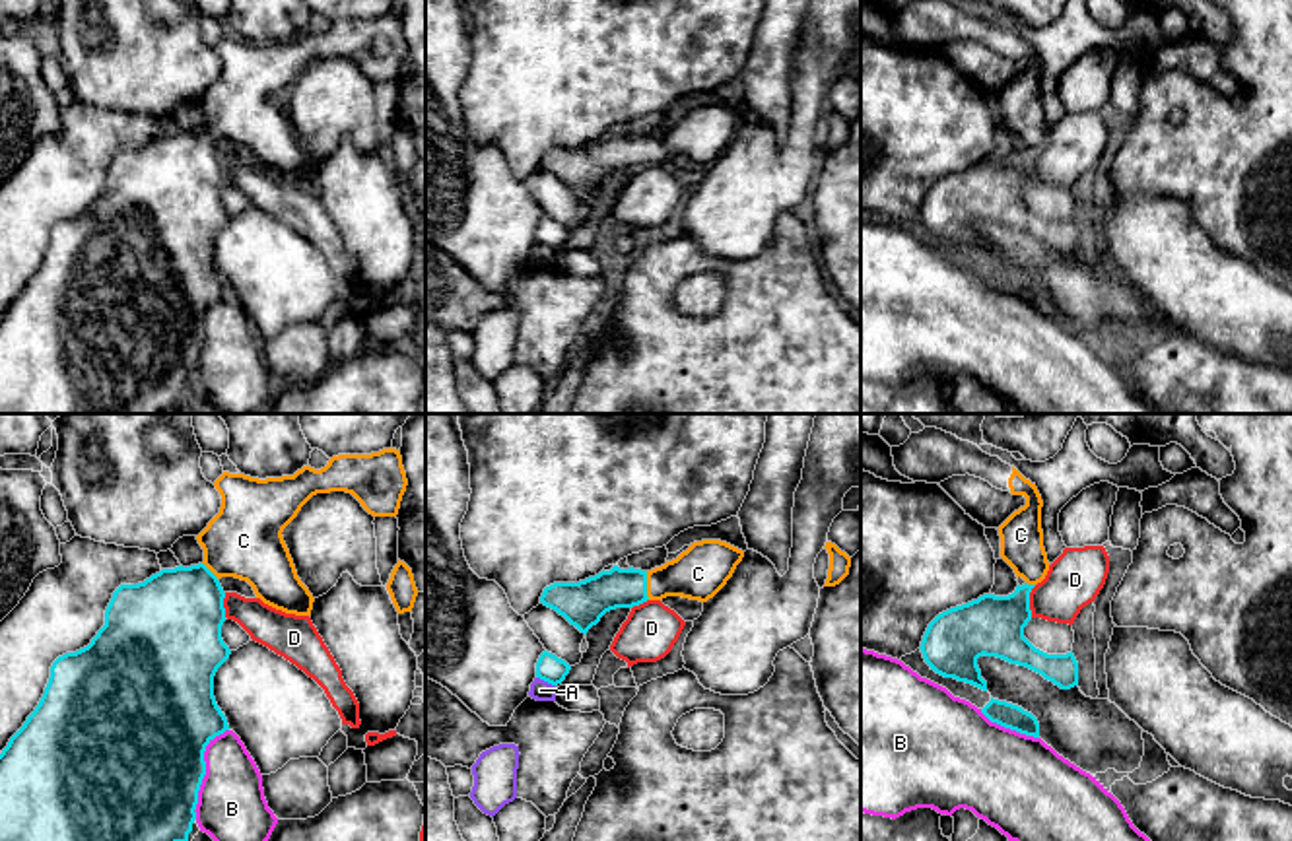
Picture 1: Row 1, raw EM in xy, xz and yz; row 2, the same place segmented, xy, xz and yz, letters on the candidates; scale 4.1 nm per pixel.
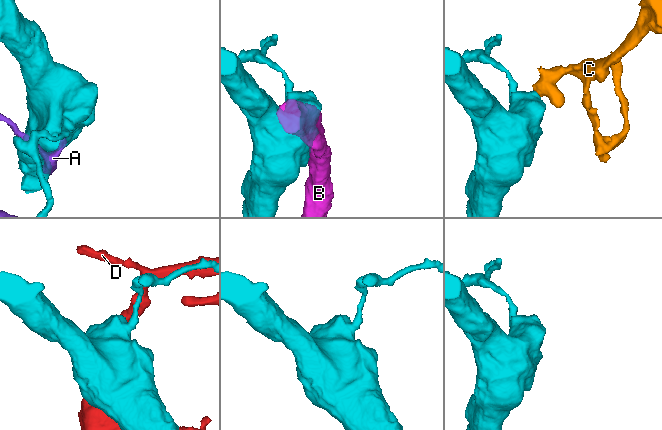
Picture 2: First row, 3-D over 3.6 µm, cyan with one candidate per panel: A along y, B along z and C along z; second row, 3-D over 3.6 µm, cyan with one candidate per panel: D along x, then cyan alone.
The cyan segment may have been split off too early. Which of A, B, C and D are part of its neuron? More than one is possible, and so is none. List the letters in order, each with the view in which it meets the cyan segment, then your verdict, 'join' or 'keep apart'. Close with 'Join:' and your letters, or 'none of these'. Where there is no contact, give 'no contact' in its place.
A: xz | keep apart
B: xy | keep apart
C: xz | join
D: yz | keep apart
Join: C

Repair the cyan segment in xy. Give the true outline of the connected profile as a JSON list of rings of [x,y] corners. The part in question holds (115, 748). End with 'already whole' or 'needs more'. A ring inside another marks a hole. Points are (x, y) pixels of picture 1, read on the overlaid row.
[[[391,447],[371,454],[338,454],[321,470],[303,466],[282,478],[223,472],[214,486],[221,495],[220,513],[196,536],[204,561],[120,585],[91,643],[52,662],[39,705],[0,754],[0,841],[188,841],[206,775],[206,746],[229,730],[214,697],[214,676],[231,655],[221,639],[225,592],[220,579],[247,581],[264,604],[311,616],[315,598],[297,577],[284,528],[313,495],[330,491],[352,493],[373,517],[396,517],[408,480],[400,451]]] | needs more

